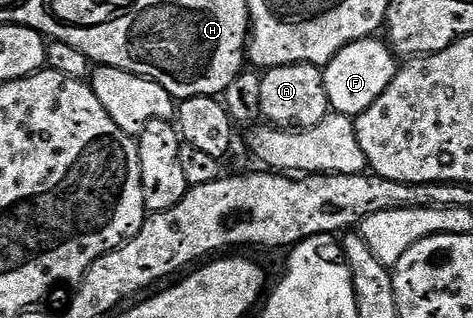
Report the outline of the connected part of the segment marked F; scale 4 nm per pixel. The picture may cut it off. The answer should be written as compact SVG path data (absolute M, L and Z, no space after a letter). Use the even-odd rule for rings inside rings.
M376 36L365 37L361 41L343 47L323 67L326 95L332 112L338 115L346 113L349 119L356 119L360 113L367 111L383 91L393 82L393 76L399 68L398 58L384 40Z

